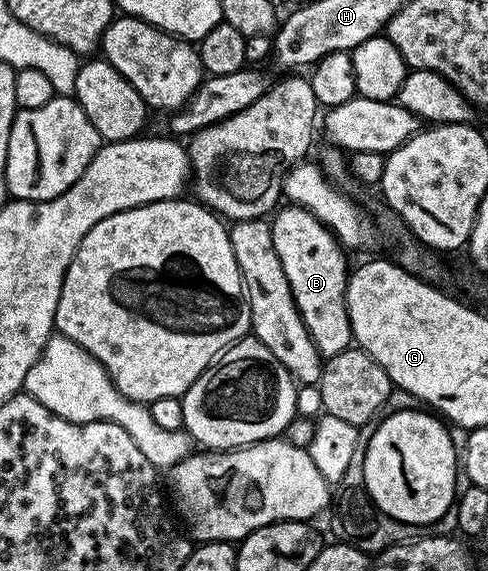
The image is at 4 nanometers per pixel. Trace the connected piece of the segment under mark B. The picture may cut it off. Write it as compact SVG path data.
M284 205L270 219L270 224L277 260L281 260L281 268L285 268L285 280L289 280L293 300L313 344L324 359L337 356L337 352L345 352L353 339L347 311L349 265L344 247L339 245L335 234L325 223L300 206Z

